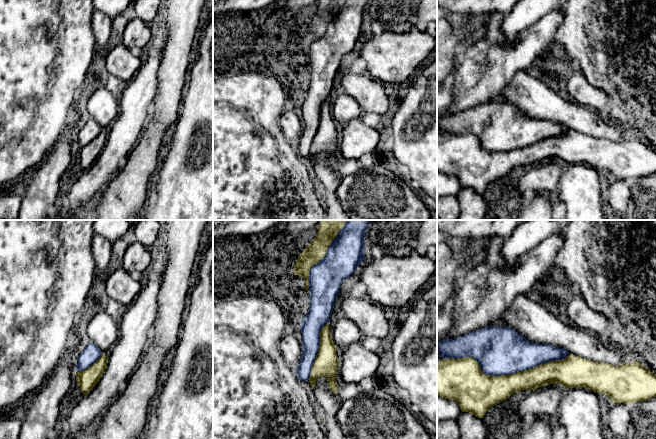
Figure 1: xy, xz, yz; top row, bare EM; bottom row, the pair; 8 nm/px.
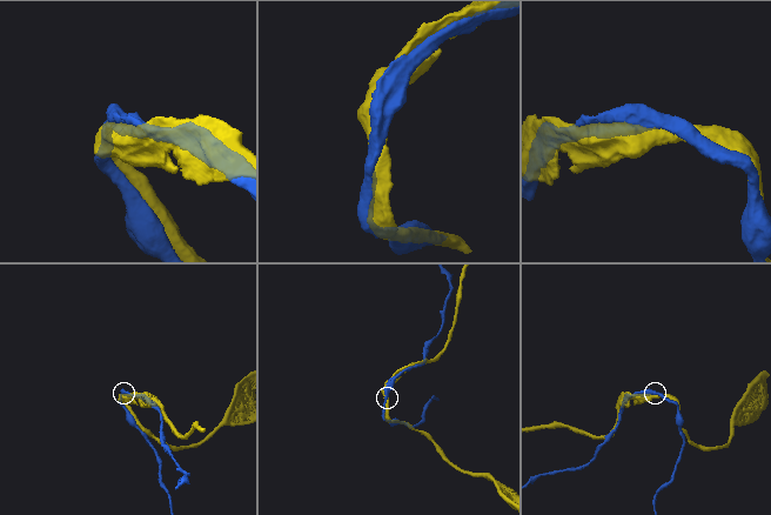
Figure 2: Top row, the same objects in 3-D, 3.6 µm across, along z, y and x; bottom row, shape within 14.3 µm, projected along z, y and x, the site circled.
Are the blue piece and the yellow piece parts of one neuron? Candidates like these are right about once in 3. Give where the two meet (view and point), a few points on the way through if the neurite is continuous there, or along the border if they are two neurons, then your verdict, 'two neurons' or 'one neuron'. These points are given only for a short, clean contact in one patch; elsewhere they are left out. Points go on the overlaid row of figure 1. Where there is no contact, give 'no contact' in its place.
yz (504, 374) | two neurons

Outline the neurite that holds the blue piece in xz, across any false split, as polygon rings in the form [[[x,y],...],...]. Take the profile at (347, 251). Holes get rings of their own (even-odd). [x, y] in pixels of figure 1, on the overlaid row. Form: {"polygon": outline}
{"polygon": [[[346,220],[344,227],[328,246],[323,259],[314,264],[309,272],[310,306],[308,314],[301,319],[302,357],[296,366],[296,375],[301,382],[308,381],[320,345],[322,328],[330,323],[334,302],[342,282],[354,274],[365,259],[365,238],[370,220]]]}

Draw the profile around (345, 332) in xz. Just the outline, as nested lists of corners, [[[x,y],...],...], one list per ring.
[[[342,317],[334,323],[332,340],[336,346],[346,348],[359,343],[363,335],[358,326],[351,320]]]

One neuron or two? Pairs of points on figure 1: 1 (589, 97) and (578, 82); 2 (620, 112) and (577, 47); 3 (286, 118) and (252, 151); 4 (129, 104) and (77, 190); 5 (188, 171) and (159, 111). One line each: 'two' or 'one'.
1: one
2: one
3: two
4: one
5: two

